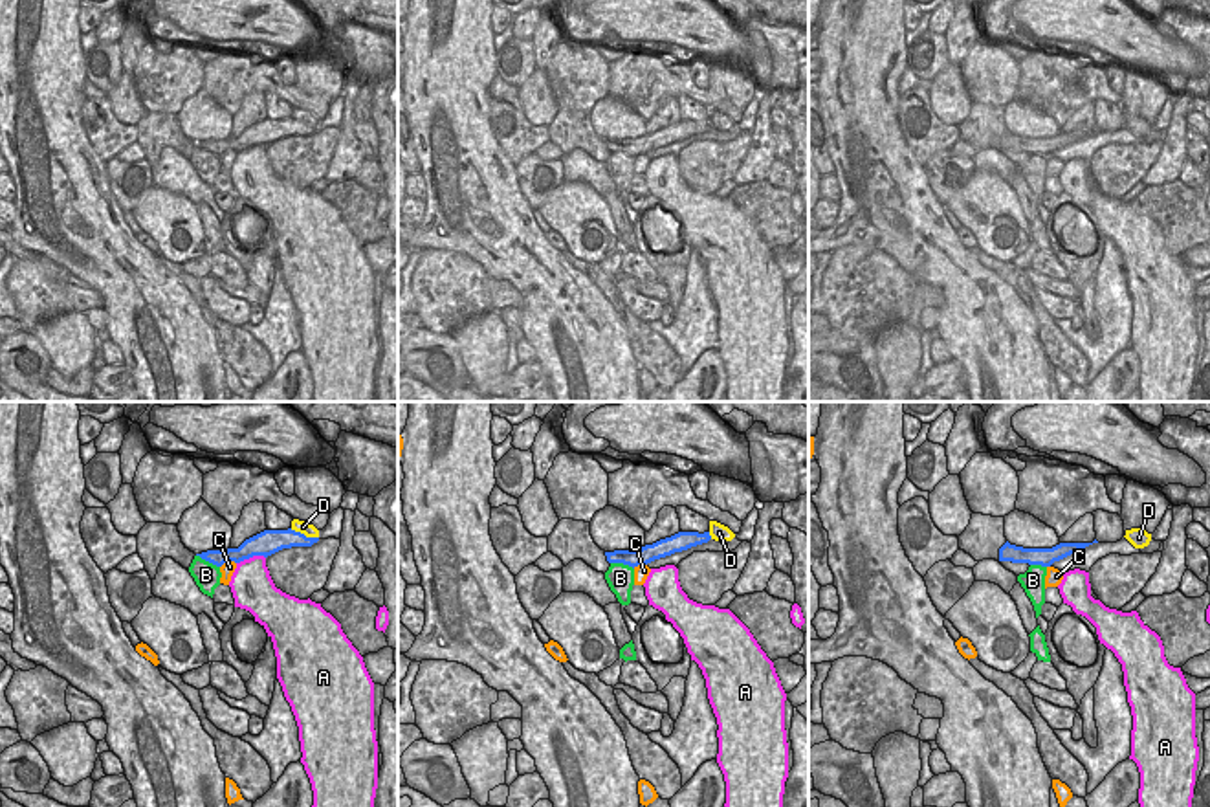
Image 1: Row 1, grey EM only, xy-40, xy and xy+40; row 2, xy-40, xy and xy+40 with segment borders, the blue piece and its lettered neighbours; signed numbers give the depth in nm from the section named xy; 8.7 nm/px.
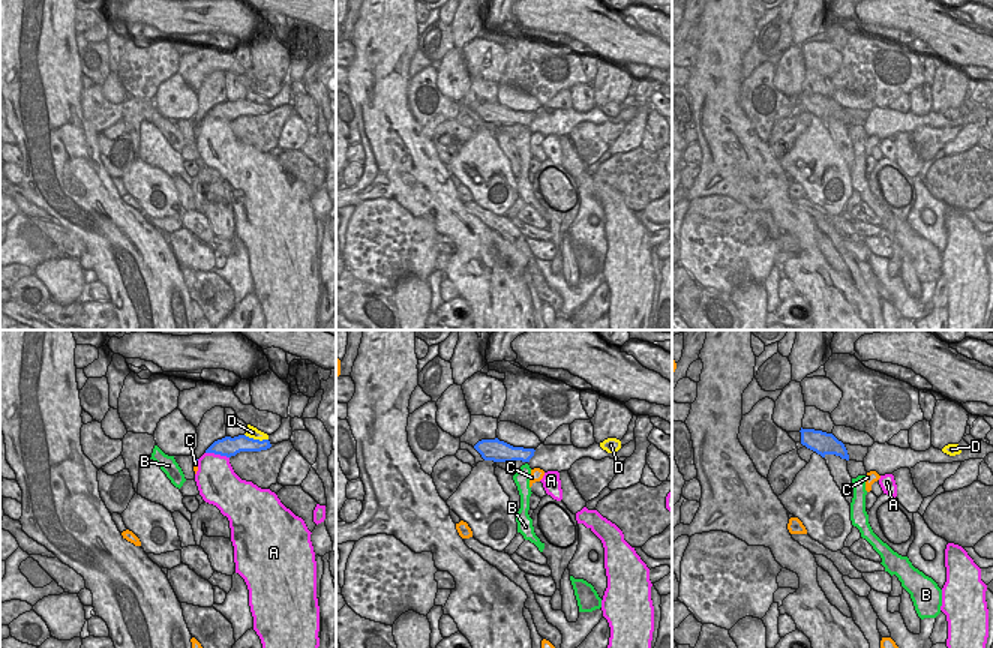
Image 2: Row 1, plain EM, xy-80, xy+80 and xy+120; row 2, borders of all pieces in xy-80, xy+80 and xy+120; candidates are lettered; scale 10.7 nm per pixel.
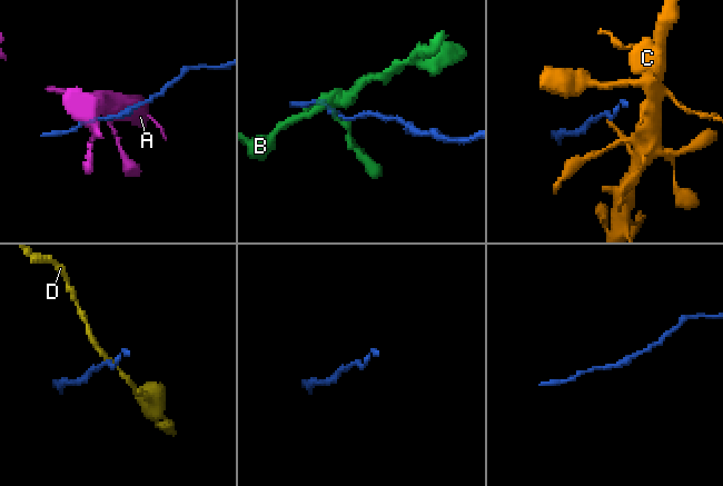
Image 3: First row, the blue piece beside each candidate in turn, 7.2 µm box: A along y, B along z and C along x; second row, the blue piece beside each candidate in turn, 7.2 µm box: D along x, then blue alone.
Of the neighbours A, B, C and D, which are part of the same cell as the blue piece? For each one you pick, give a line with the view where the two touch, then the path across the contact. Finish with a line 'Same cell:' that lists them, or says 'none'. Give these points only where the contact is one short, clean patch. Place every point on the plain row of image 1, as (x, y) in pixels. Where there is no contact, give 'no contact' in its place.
Same cell: none

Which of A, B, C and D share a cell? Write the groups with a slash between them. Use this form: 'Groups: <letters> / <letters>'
Groups: A / B / C / D.

